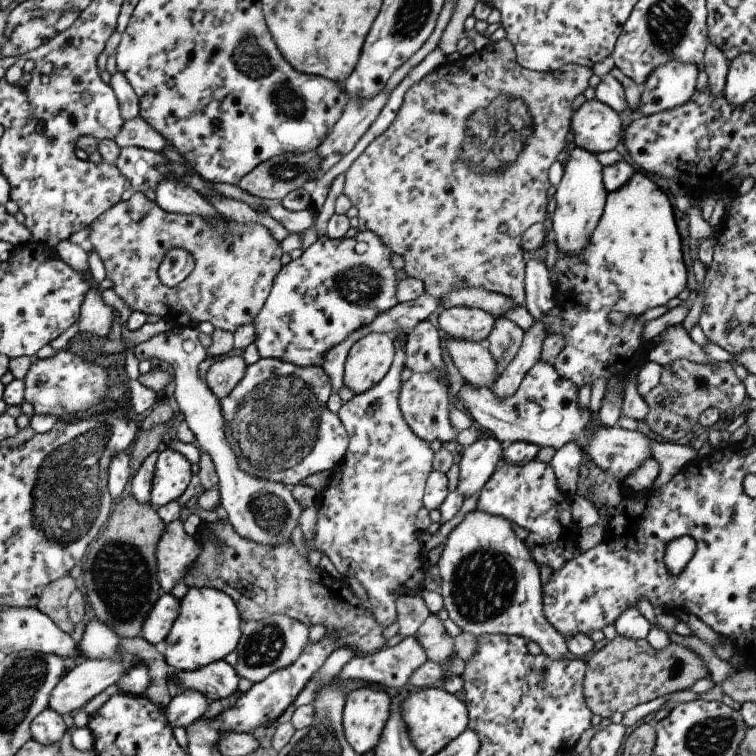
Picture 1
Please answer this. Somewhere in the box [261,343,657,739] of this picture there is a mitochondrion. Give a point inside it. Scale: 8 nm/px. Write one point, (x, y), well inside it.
(484, 582)

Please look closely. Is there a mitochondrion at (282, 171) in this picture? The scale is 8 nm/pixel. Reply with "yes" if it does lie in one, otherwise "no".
yes

